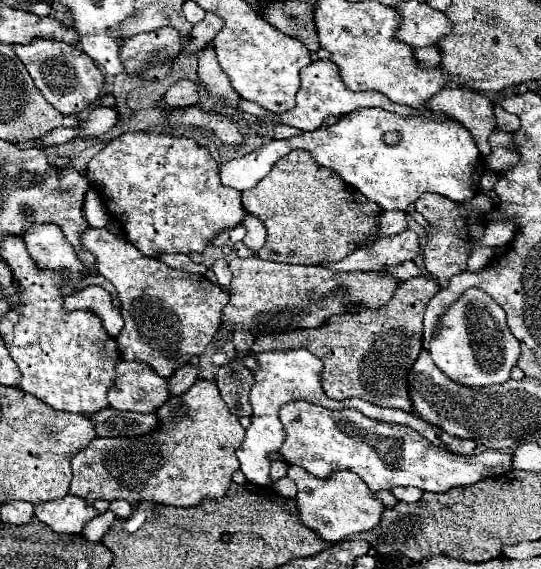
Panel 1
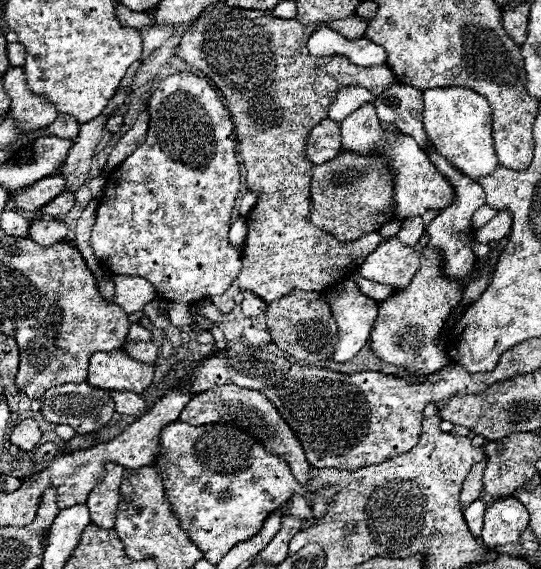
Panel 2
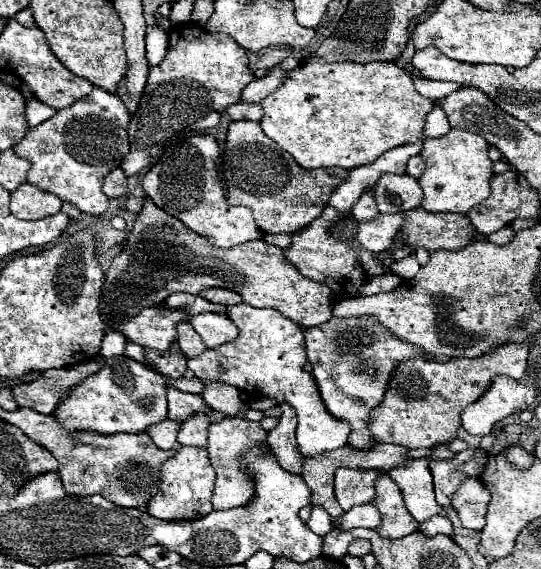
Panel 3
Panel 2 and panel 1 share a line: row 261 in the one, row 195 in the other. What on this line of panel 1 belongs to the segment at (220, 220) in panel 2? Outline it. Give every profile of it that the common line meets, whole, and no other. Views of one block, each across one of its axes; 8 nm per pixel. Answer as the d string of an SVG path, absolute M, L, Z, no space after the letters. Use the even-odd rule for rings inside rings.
M124 132L112 138L90 162L86 178L102 196L110 218L124 230L124 236L146 256L164 252L202 252L218 234L238 226L246 210L240 202L240 192L226 188L218 176L218 162L196 140L172 134L154 132Z

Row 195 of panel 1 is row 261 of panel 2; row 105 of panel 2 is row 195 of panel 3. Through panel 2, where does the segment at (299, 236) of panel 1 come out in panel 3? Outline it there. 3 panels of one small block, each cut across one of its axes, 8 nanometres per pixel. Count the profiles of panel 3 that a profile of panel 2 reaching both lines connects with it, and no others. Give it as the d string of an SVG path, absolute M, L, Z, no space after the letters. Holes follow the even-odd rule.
M230 122L224 156L224 182L230 206L248 206L262 232L294 234L320 216L330 194L344 182L348 170L316 168L304 170L296 160L272 142L258 122Z

